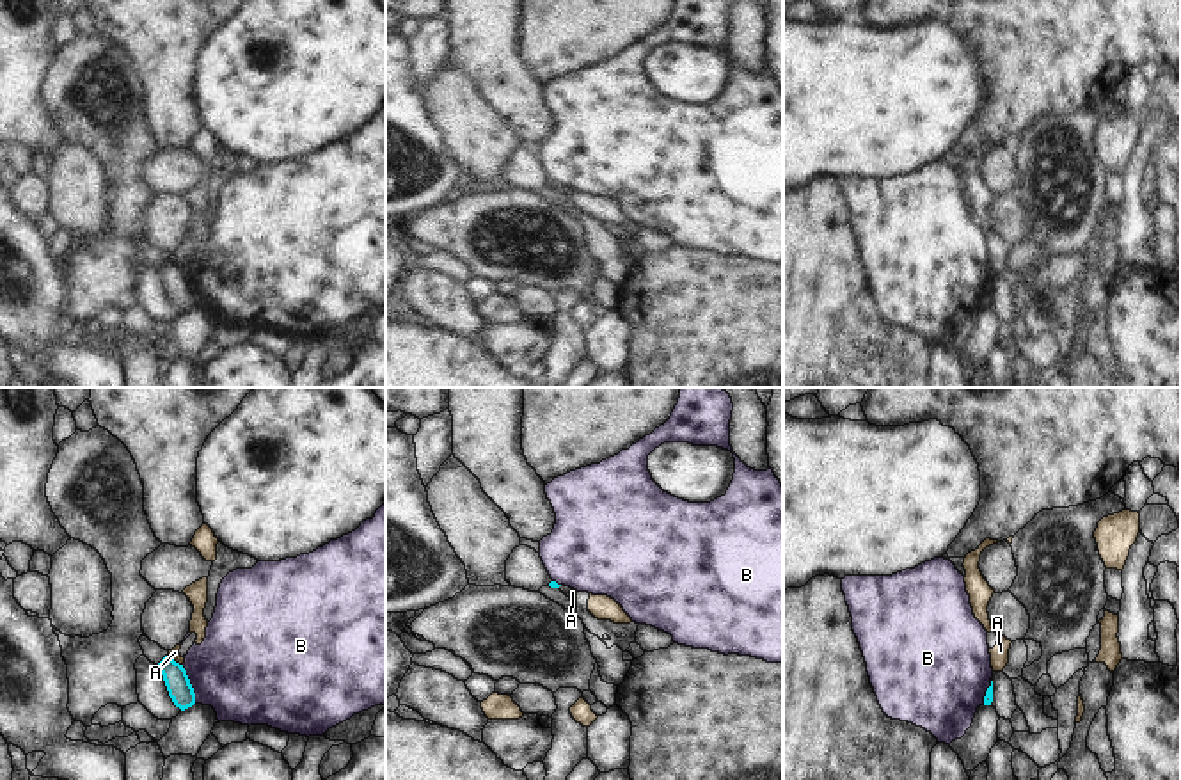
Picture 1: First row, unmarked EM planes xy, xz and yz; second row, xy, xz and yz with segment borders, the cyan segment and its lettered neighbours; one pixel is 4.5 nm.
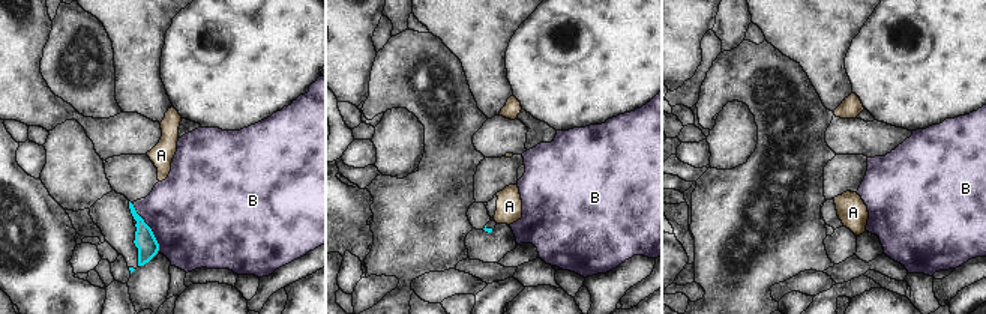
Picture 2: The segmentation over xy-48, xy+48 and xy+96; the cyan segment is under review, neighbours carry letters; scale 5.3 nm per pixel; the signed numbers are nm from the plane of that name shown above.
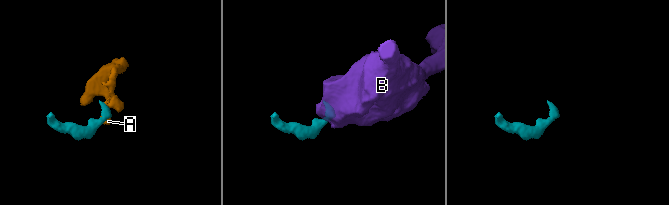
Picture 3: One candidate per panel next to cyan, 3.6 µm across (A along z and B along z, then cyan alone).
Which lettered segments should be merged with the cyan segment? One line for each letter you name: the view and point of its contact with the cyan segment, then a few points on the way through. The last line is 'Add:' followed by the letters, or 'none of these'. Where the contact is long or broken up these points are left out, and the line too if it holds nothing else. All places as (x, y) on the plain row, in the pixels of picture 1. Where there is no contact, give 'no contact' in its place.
Add: none of these

